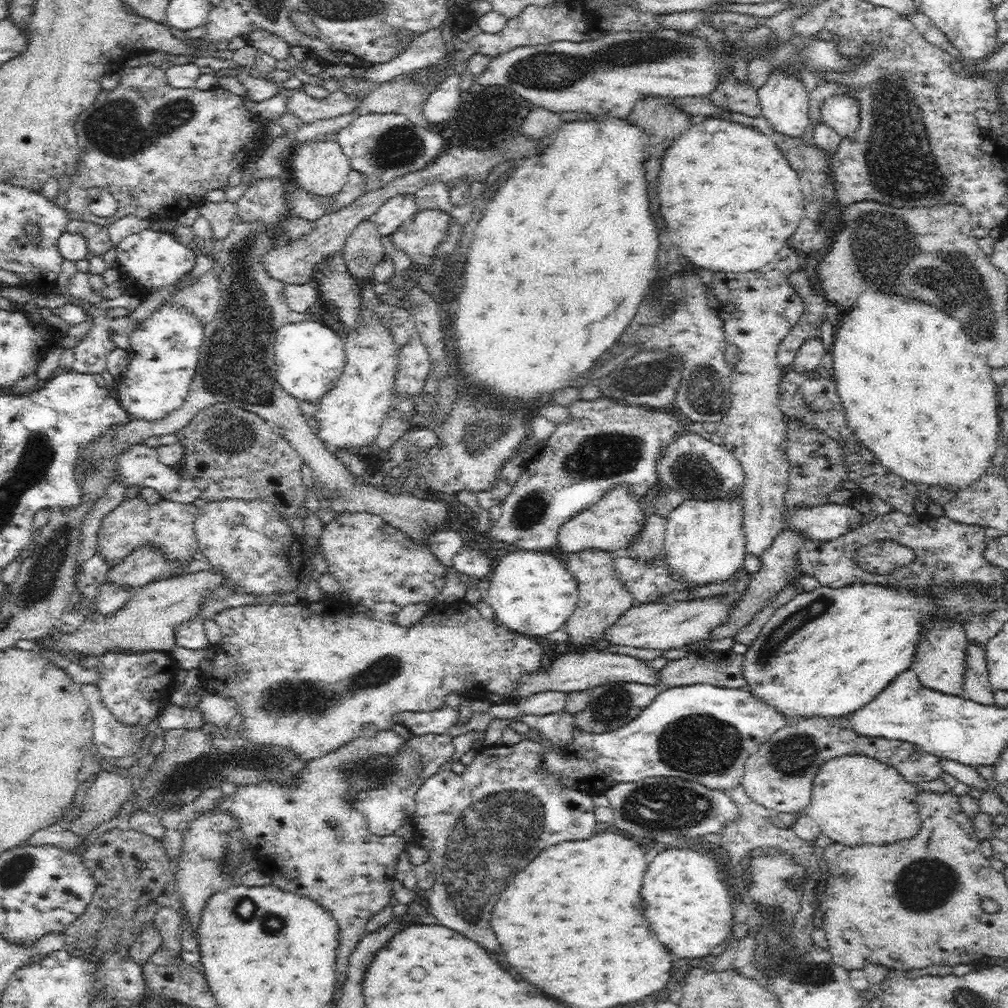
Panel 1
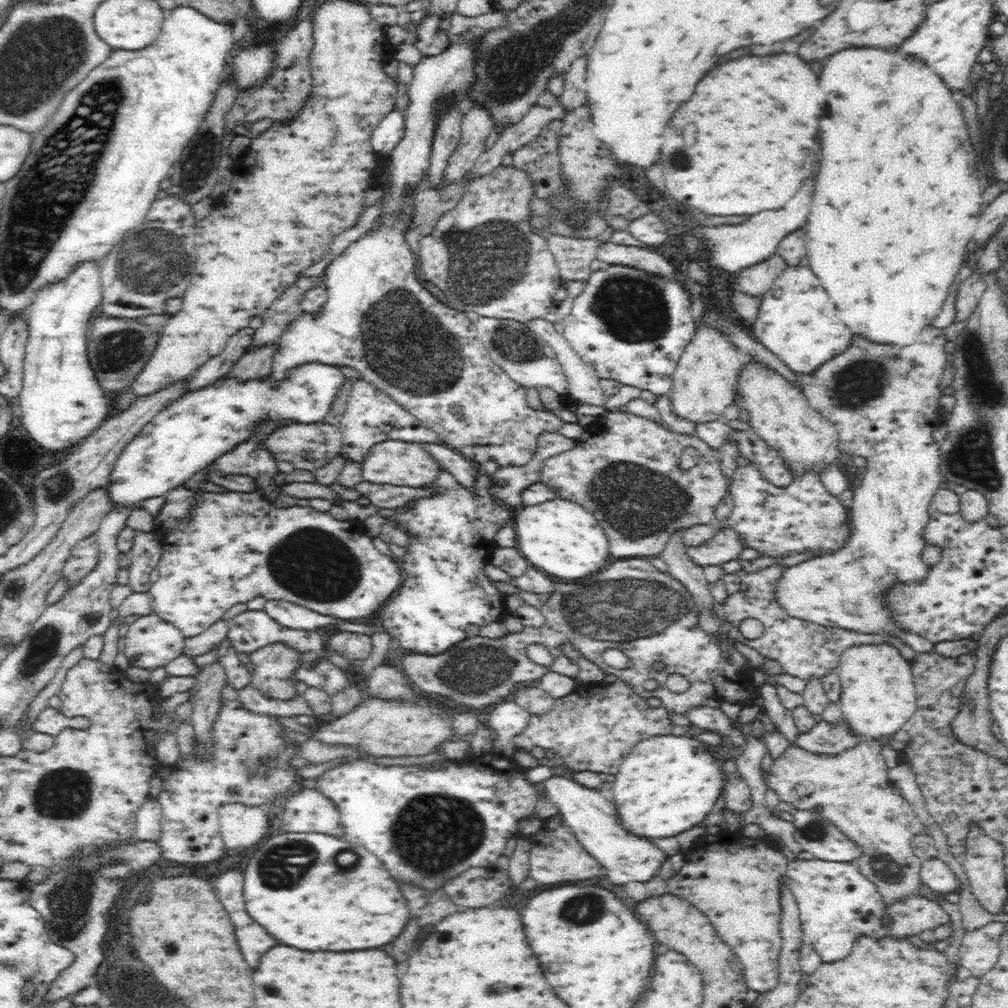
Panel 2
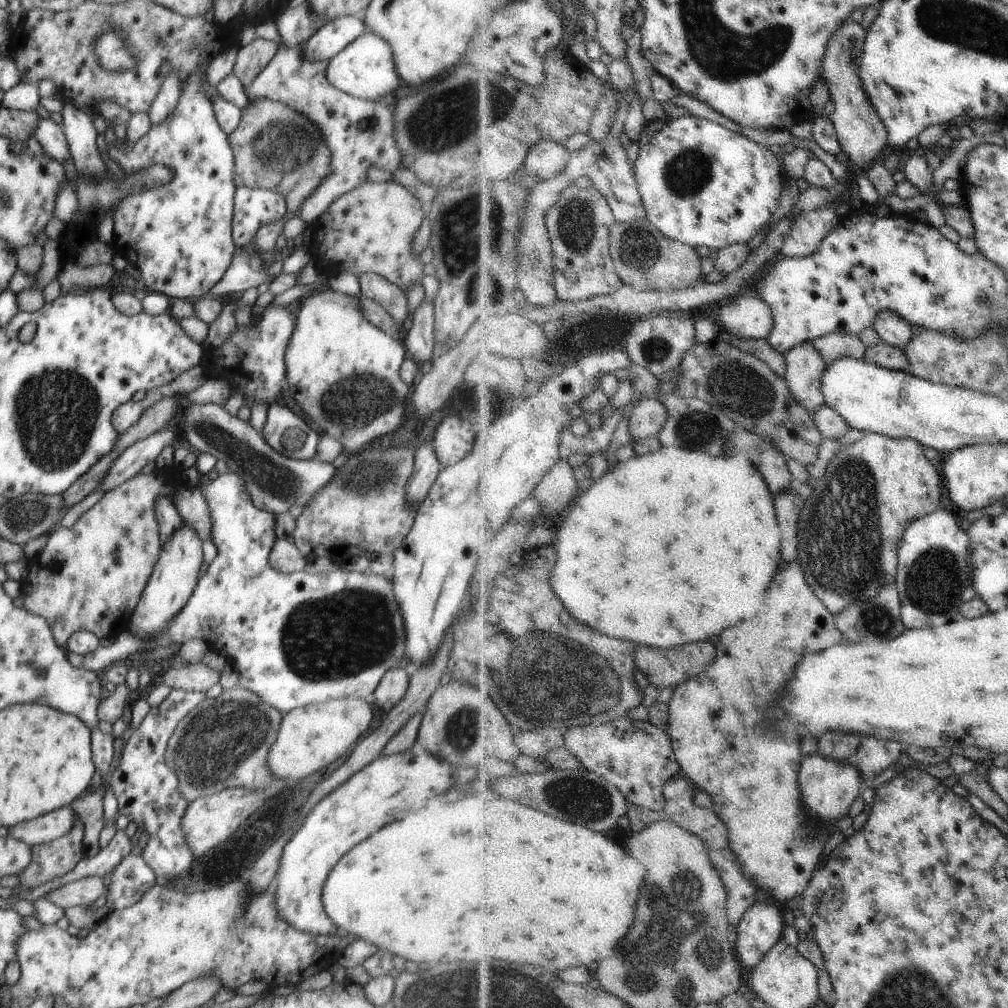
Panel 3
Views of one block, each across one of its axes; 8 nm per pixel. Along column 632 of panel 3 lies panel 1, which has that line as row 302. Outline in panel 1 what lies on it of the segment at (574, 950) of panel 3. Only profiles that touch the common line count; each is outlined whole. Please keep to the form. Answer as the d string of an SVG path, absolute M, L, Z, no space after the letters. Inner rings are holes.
M872 284L862 286L857 300L848 310L841 314L838 326L834 328L834 341L830 352L834 361L834 383L837 388L838 396L841 398L843 409L846 415L848 427L851 429L856 439L860 440L866 448L876 452L876 456L886 466L896 474L905 476L914 482L924 482L924 484L952 484L956 488L966 488L972 484L986 468L996 452L996 430L998 430L998 418L996 418L996 405L998 404L996 386L990 371L988 356L979 343L970 336L966 326L958 318L940 310L938 306L932 306L924 300L918 300L906 294L888 294L888 292L878 292L870 288Z

